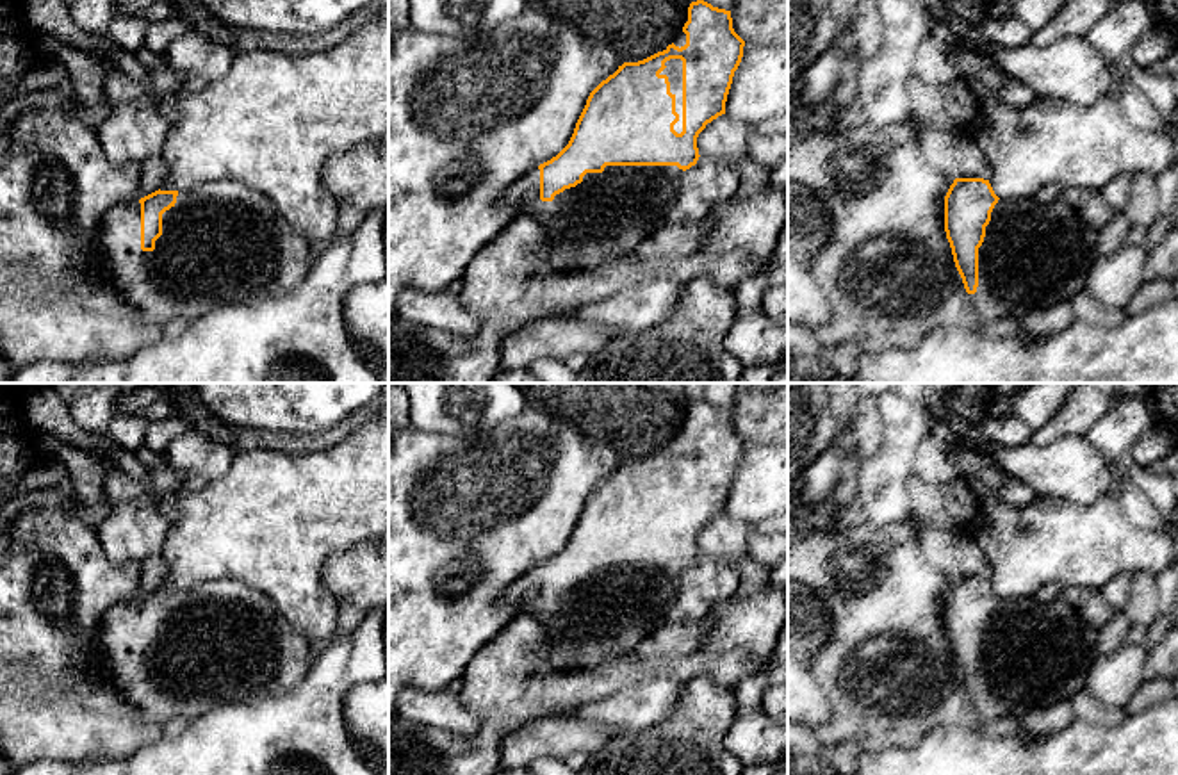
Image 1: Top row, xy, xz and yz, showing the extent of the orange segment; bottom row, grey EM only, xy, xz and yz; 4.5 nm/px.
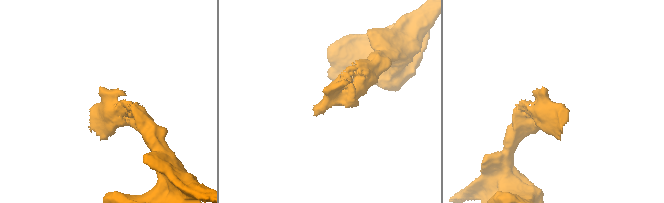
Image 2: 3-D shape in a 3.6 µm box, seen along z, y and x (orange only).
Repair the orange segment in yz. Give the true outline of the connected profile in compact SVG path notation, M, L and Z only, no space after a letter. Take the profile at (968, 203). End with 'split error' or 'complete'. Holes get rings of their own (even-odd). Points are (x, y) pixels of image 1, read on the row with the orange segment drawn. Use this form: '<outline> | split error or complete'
M984 178L953 180L945 196L945 232L973 308L1002 326L1028 312L1071 301L1084 290L1087 273L1100 257L1100 232L1062 198L1050 203L1037 203L1034 196L1000 200Z | split error

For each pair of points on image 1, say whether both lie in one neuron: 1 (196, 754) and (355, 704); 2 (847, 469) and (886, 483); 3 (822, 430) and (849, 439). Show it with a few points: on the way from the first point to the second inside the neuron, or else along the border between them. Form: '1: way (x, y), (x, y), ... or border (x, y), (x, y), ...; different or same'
1: border (369, 679), (341, 704), (357, 743); different
2: border (863, 460), (858, 471), (858, 497), (854, 503); different
3: border (838, 430), (831, 440); different

